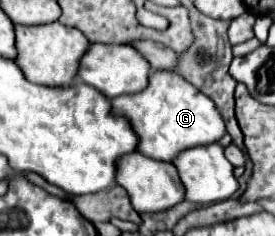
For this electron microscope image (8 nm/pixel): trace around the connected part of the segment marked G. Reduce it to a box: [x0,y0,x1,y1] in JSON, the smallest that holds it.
[111,71,225,161]

